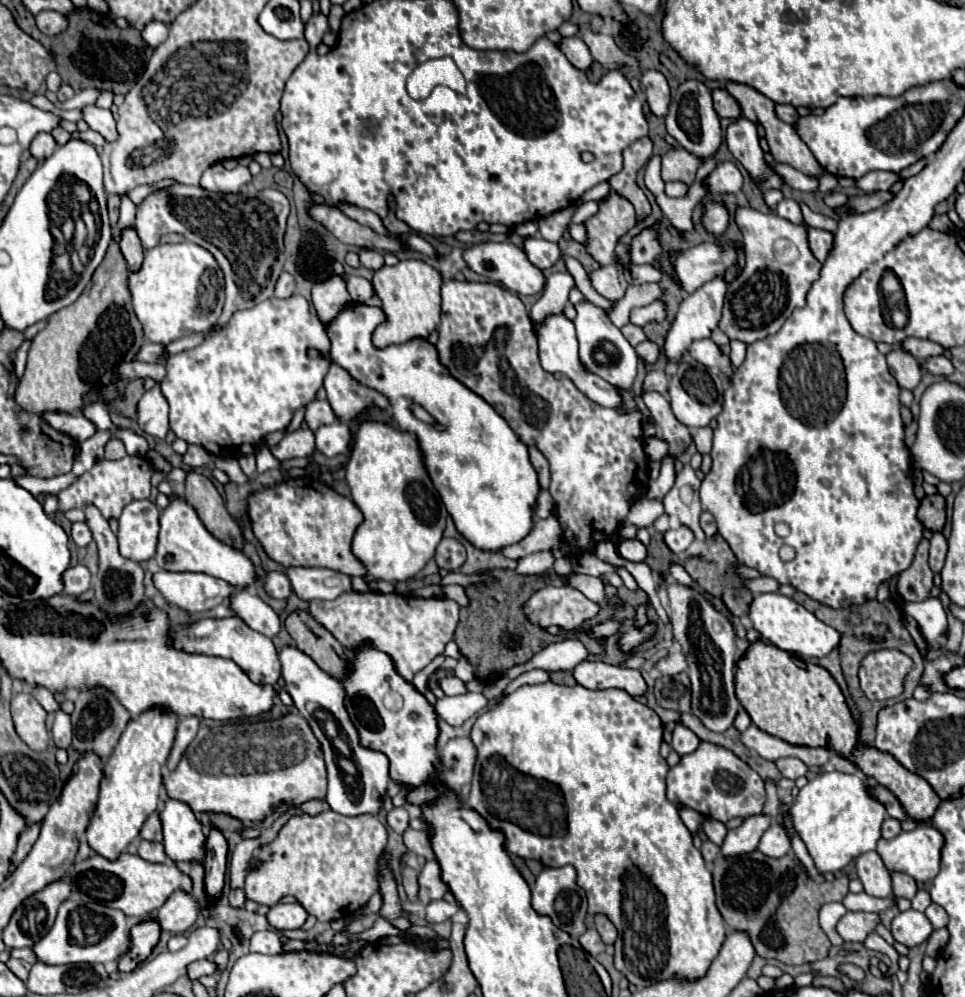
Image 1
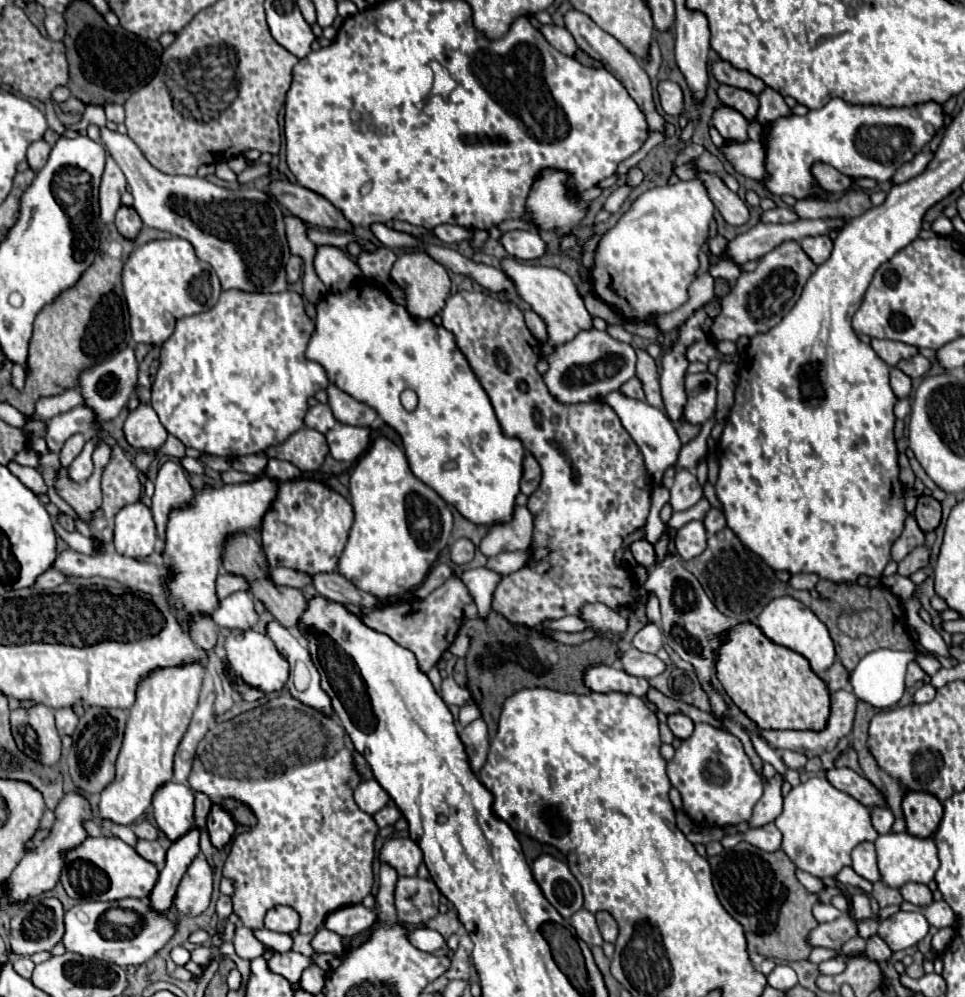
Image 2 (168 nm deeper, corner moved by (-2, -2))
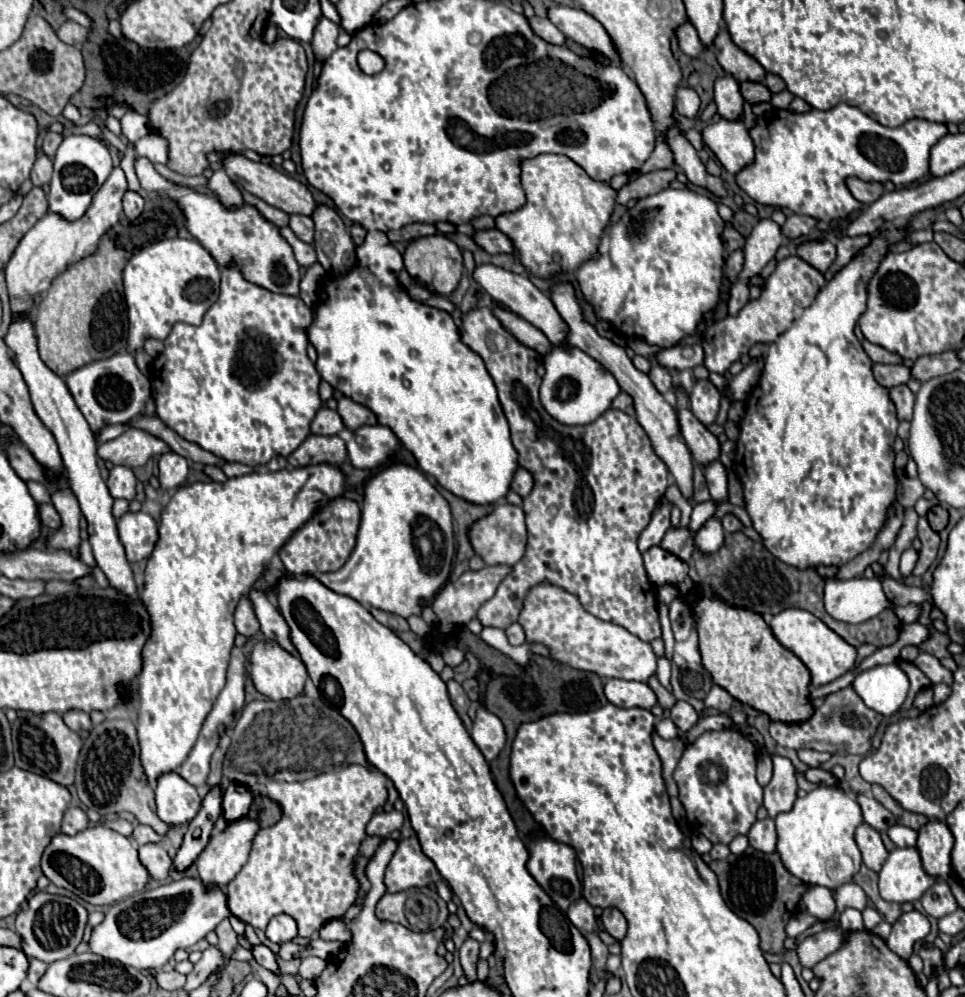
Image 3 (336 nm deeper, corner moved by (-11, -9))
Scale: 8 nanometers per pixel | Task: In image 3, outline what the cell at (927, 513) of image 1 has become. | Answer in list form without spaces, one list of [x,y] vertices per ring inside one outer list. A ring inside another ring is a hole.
[[[932,506],[930,510],[928,510],[928,522],[930,522],[930,528],[934,530],[934,532],[940,532],[940,530],[944,530],[946,528],[946,524],[948,524],[948,512],[946,512],[946,508],[942,508],[942,506]]]

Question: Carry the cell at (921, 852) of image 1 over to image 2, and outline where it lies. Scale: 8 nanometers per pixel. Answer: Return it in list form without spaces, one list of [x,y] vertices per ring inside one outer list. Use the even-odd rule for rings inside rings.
[[[887,833],[887,835],[879,835],[875,841],[877,847],[877,859],[879,859],[879,871],[883,877],[883,883],[887,883],[889,887],[903,887],[909,881],[915,883],[931,883],[935,877],[935,871],[939,869],[939,859],[937,859],[937,847],[933,843],[931,837],[921,839],[915,837],[911,833]]]

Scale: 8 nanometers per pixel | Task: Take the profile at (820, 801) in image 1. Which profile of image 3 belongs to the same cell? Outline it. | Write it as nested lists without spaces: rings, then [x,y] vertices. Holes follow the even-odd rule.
[[[818,786],[816,790],[808,792],[804,798],[798,798],[788,812],[780,812],[776,820],[776,832],[778,832],[778,844],[776,852],[782,858],[784,868],[792,872],[792,876],[800,878],[806,884],[826,886],[826,888],[838,888],[860,870],[860,850],[854,842],[854,830],[862,824],[862,812],[856,800],[852,800],[848,794],[844,794],[840,788],[832,786]],[[840,856],[850,856],[854,868],[844,872],[836,872],[836,860]],[[834,860],[834,866],[830,866]],[[834,870],[834,874],[830,872]],[[842,878],[842,880],[840,880]]]

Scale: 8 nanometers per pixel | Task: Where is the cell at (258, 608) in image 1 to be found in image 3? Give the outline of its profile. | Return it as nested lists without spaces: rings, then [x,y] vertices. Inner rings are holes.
[[[242,596],[238,606],[236,606],[236,612],[234,612],[234,624],[236,624],[236,630],[238,634],[244,634],[244,636],[254,636],[258,630],[260,630],[260,624],[258,624],[258,618],[252,610],[252,604],[248,600],[248,596]]]

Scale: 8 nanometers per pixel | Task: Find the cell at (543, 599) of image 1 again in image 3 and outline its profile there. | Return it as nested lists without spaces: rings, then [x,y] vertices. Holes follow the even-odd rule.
[[[476,308],[464,314],[460,334],[462,342],[482,356],[486,370],[496,384],[504,416],[510,424],[510,438],[518,452],[518,466],[532,472],[534,478],[534,488],[522,504],[528,526],[526,554],[500,582],[492,600],[480,606],[478,620],[482,626],[506,630],[518,620],[526,592],[540,582],[552,582],[578,596],[580,604],[592,616],[618,624],[644,642],[660,638],[662,628],[658,618],[658,594],[646,576],[636,542],[668,488],[668,470],[652,450],[646,432],[634,416],[628,416],[616,408],[608,408],[588,426],[564,426],[548,416],[538,398],[540,376],[536,374],[536,368],[542,360],[540,354],[522,346],[510,332],[506,332],[490,308]]]

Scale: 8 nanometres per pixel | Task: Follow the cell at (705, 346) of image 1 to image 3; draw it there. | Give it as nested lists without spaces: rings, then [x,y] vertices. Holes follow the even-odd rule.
[[[698,344],[674,346],[674,348],[666,348],[666,350],[658,350],[656,360],[660,366],[664,366],[668,370],[672,370],[672,368],[676,368],[676,370],[694,368],[694,366],[700,366],[704,362],[704,350]]]

